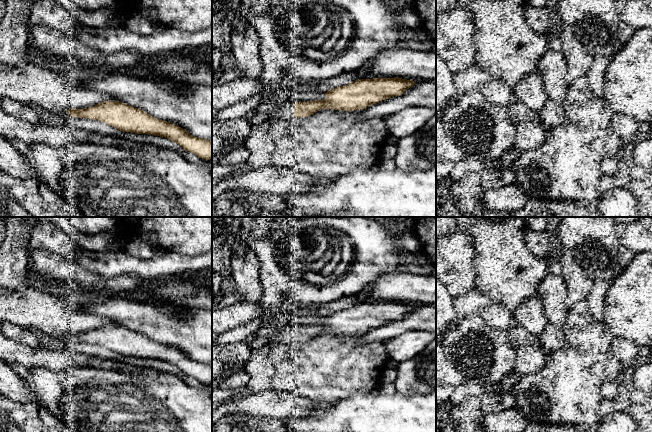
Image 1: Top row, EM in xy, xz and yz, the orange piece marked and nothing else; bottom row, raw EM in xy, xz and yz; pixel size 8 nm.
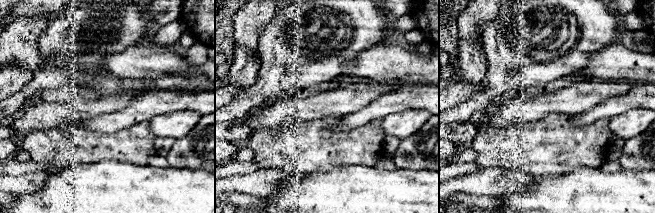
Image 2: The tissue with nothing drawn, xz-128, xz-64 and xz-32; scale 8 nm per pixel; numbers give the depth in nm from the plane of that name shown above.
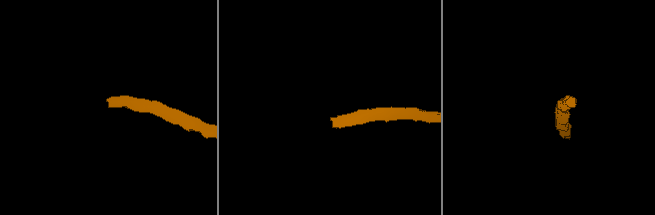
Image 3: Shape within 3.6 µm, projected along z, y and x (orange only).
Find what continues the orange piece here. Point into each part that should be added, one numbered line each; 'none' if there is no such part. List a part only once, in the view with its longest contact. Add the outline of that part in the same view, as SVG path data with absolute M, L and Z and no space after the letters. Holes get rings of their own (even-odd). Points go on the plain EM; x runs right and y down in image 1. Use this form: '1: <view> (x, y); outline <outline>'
1: xz (285, 334); outline M289 322L279 329L270 344L286 344L294 342L294 325Z

